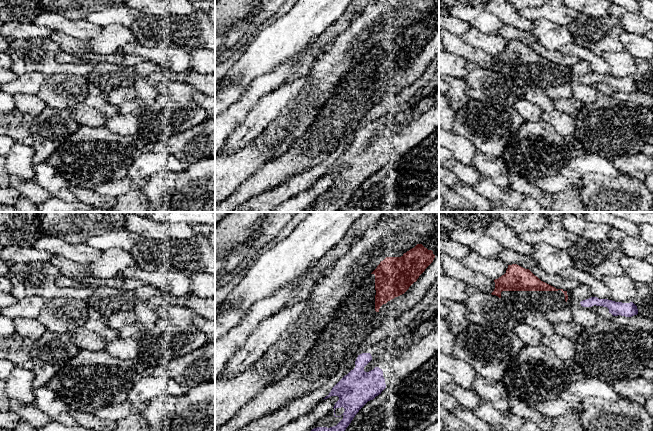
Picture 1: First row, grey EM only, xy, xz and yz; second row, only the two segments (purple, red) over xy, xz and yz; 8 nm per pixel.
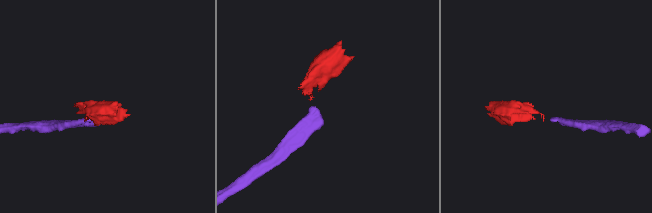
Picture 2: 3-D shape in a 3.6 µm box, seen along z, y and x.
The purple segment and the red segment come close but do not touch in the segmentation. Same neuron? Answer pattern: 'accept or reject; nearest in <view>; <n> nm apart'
reject; nearest in yz; 110 nm apart

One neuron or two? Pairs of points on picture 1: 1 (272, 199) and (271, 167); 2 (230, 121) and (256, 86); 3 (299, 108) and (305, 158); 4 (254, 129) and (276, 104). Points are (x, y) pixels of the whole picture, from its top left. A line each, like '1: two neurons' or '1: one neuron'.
1: two neurons
2: one neuron
3: two neurons
4: one neuron

